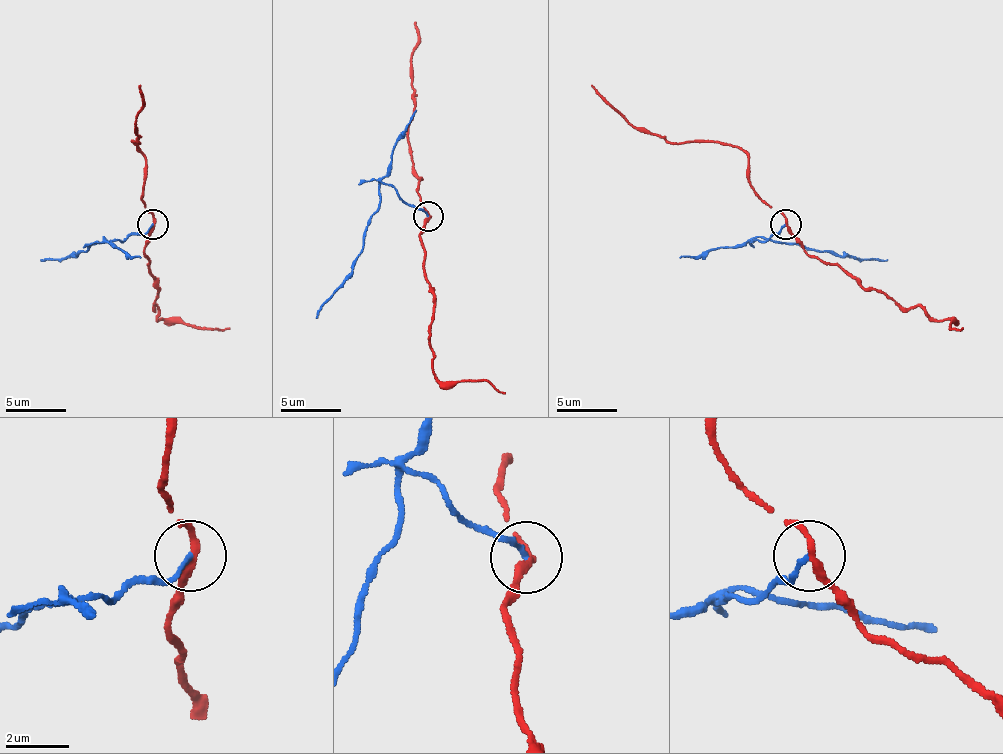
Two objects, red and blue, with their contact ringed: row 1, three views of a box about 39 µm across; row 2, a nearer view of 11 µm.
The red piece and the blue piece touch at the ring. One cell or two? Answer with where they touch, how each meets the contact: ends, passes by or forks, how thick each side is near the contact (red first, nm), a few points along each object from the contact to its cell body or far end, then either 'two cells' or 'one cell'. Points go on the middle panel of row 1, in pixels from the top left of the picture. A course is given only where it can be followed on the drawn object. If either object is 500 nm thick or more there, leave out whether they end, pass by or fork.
(428, 216) | red passes by | blue ends | 240/140 nm | red via (427, 215), (421, 239), (424, 270), (433, 294), (430, 337), (433, 376), (439, 382), (491, 382), (506, 394) | blue via (427, 215), (400, 197), (391, 185), (382, 185), (379, 203), (354, 267), (315, 318) | two cells

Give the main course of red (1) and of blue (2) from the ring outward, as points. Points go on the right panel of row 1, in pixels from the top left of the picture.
1: (785, 223), (809, 254), (839, 263), (864, 287), (888, 293), (906, 308), (921, 305), (952, 327), (964, 327)
2: (785, 223), (766, 242), (754, 242), (772, 239), (836, 254), (888, 260)

